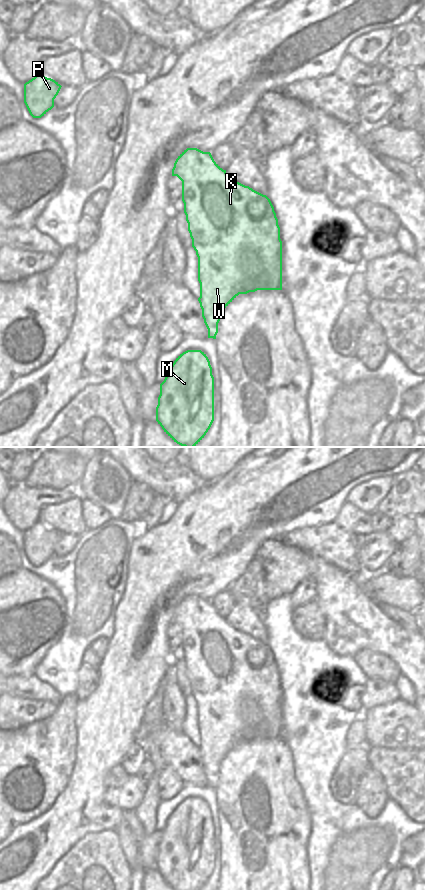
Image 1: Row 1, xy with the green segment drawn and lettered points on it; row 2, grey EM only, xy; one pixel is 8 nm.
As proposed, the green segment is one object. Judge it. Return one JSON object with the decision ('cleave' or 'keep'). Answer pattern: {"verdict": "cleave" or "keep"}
{"verdict": "keep"}

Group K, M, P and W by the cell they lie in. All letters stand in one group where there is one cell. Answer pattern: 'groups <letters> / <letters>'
groups K M P W

